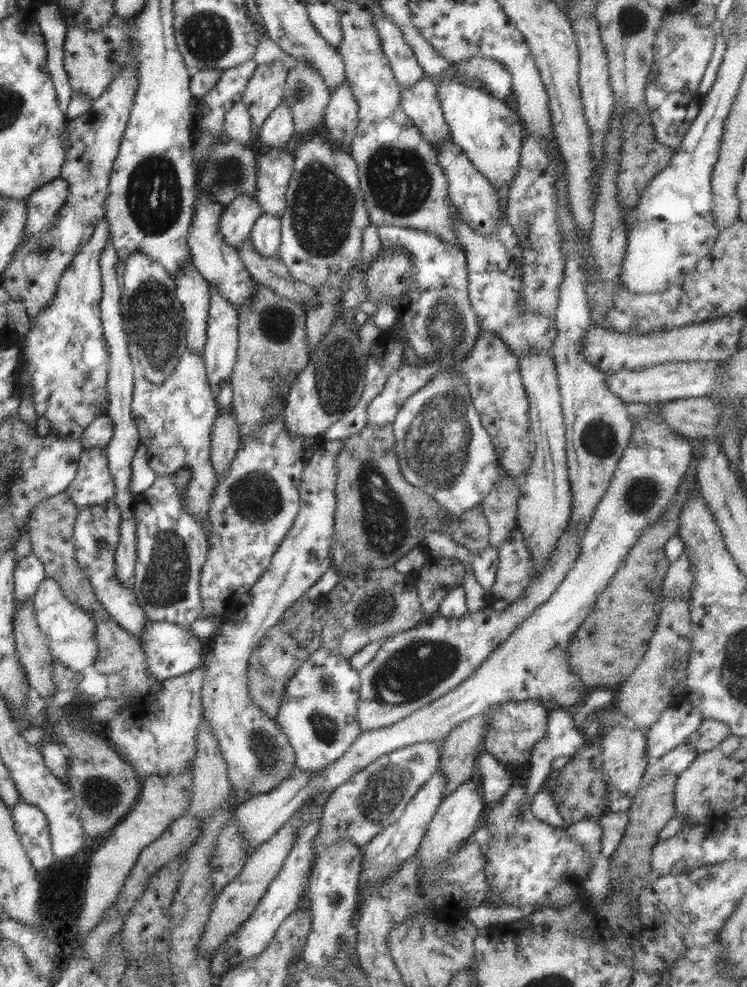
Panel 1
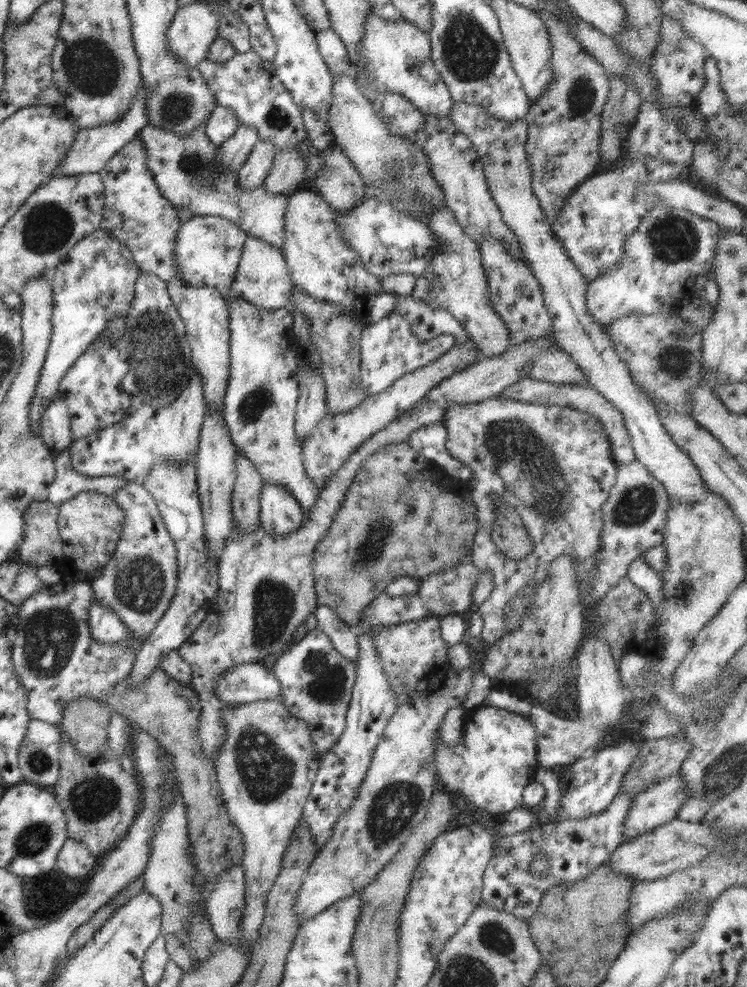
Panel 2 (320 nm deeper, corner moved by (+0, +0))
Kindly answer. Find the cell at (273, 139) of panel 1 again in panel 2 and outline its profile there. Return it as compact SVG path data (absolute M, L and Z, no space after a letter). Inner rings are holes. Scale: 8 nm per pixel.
M259 140L250 151L245 163L237 171L237 184L241 188L259 188L272 168L276 150L269 140Z

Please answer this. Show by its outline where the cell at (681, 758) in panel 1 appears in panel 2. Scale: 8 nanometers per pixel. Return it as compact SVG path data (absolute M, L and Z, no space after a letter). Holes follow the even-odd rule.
M623 792L613 798L610 805L600 814L594 814L588 818L569 818L568 820L548 821L539 827L534 827L528 832L505 836L499 840L495 846L497 852L489 860L488 866L483 874L483 889L481 892L482 901L486 901L496 910L506 911L520 919L530 919L536 909L540 906L543 894L550 888L550 885L575 883L577 880L586 878L594 872L600 865L607 862L608 857L623 840L623 824L625 816L631 805L631 800L636 794ZM534 859L544 859L548 861L549 869L547 874L531 874L529 868Z

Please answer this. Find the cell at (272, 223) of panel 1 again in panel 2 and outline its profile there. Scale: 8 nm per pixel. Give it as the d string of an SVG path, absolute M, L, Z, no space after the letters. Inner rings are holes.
M248 236L242 249L233 283L229 287L228 293L223 297L228 302L234 294L240 294L239 298L243 298L264 310L278 310L285 308L290 301L293 287L294 284L282 251L258 238Z

